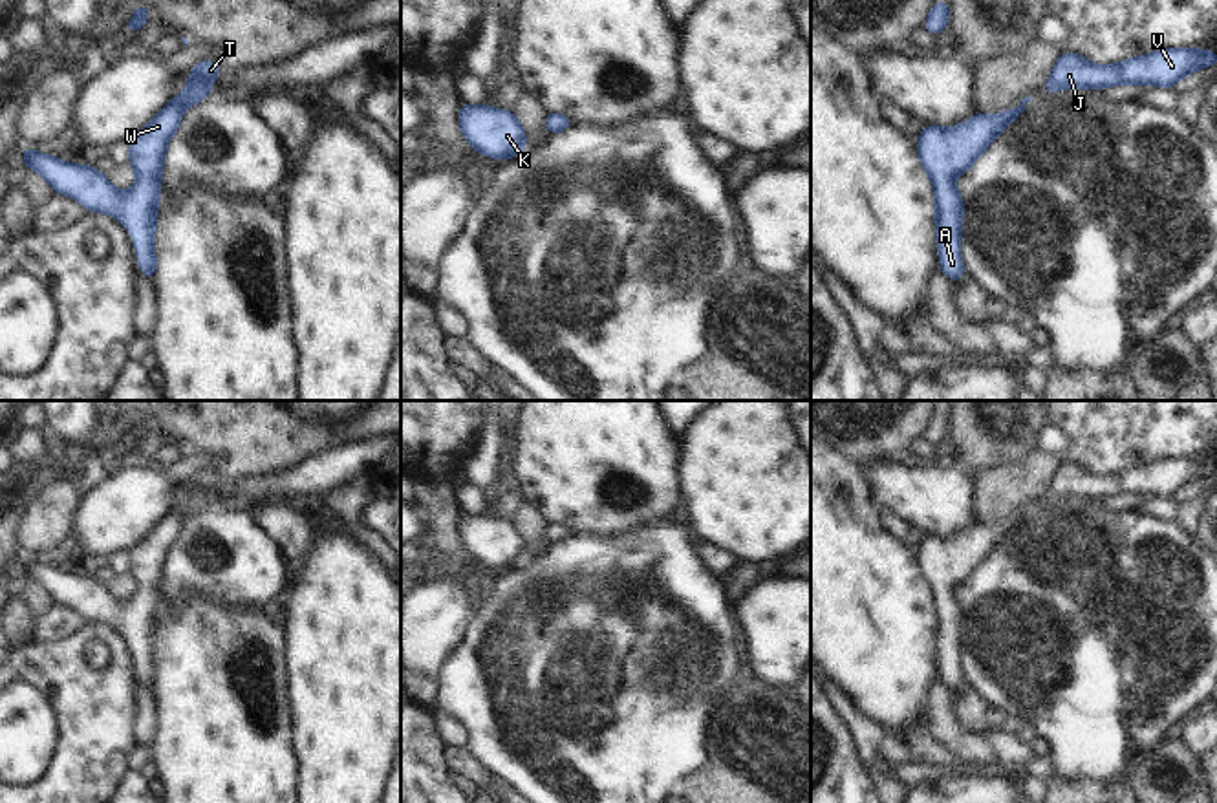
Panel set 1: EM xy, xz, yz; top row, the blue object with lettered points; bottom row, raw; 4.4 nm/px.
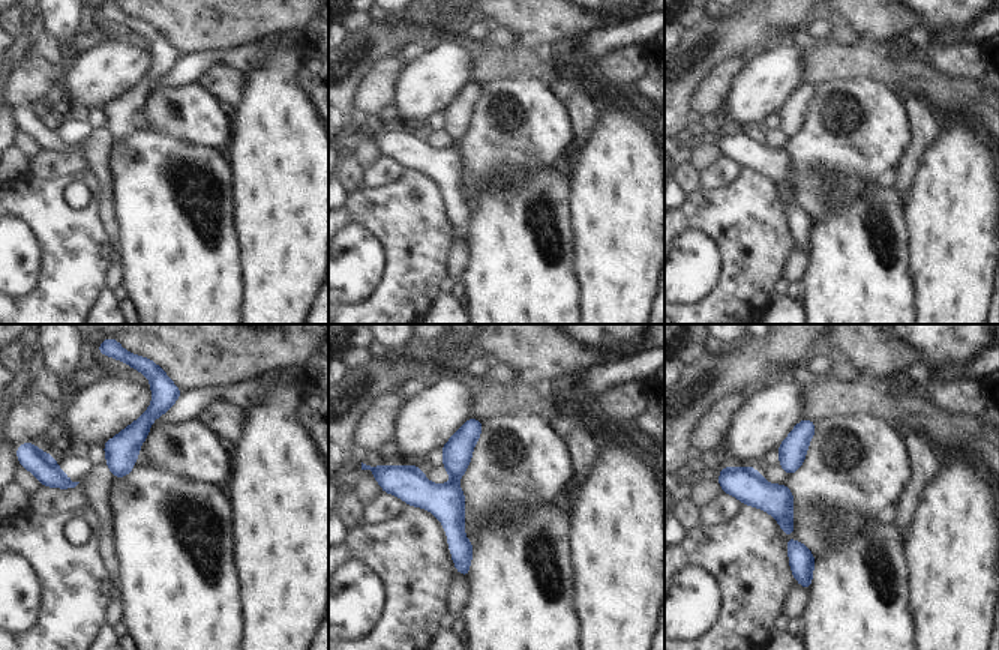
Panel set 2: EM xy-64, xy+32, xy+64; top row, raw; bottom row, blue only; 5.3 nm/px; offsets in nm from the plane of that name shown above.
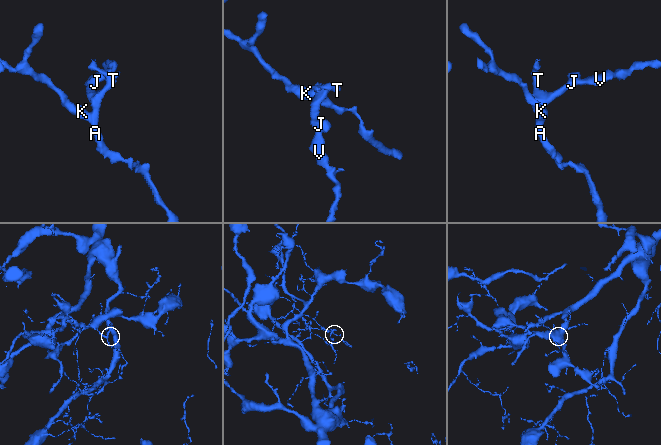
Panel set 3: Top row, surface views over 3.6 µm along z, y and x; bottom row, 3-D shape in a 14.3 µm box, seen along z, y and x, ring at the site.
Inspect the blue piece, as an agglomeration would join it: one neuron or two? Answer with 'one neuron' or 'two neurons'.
one neuron

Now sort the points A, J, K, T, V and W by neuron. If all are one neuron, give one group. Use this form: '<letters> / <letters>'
A J K T V W

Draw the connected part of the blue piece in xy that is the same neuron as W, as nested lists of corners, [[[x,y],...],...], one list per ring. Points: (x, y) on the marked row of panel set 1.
[[[199,60],[188,71],[187,90],[178,93],[143,130],[128,139],[128,165],[137,174],[137,183],[126,192],[117,190],[106,174],[93,166],[59,161],[57,155],[42,155],[29,146],[20,157],[26,168],[35,168],[57,194],[81,201],[88,212],[117,218],[130,230],[137,265],[150,280],[157,269],[154,252],[156,214],[167,145],[176,134],[183,112],[198,101],[209,99],[209,90],[221,71],[216,60]]]

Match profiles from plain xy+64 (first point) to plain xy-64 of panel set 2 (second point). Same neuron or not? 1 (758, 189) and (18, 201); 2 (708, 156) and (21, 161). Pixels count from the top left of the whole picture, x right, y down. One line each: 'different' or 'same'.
1: same
2: different

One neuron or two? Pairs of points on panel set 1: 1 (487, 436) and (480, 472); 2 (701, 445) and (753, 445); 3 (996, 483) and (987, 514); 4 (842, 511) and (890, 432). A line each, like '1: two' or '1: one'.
1: one
2: one
3: one
4: two

